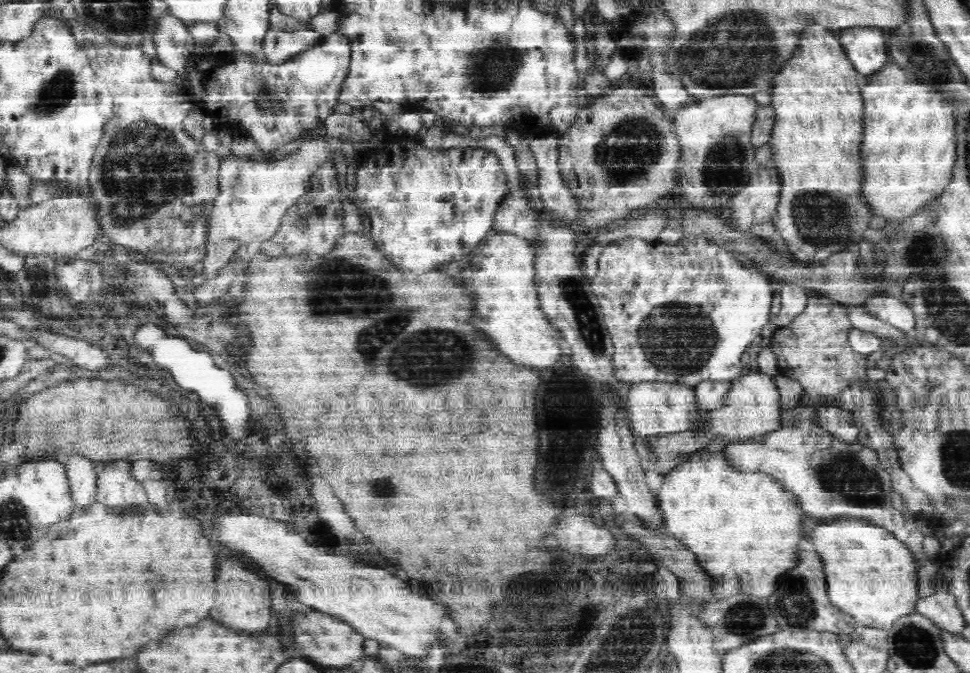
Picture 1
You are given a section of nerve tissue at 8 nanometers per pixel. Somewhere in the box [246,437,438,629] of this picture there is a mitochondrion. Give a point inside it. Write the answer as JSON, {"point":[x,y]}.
{"point":[386,494]}

